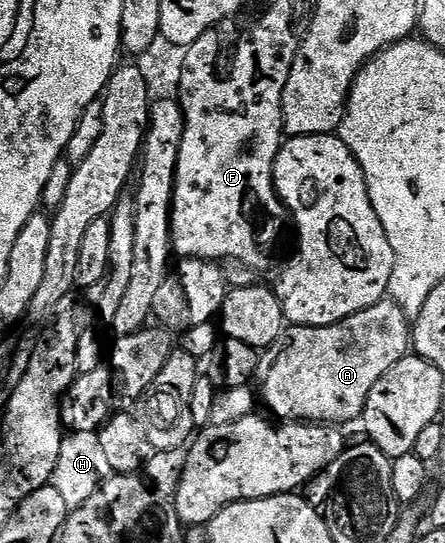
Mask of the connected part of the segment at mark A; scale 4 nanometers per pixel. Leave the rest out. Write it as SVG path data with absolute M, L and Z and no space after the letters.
M387 297L382 302L372 305L368 309L364 309L360 313L352 313L352 317L348 317L339 323L332 325L324 325L323 327L296 327L293 325L285 328L284 334L277 344L276 352L278 356L274 359L274 364L265 371L261 376L262 395L260 391L260 399L266 402L265 410L269 412L275 420L278 421L305 421L307 423L325 423L327 425L343 425L342 423L350 423L359 418L366 402L368 401L368 393L372 393L372 385L376 385L376 381L380 381L380 377L384 377L384 373L388 373L388 369L392 369L392 365L396 365L400 360L406 358L412 347L412 323L403 313L400 305L394 303L394 300Z

